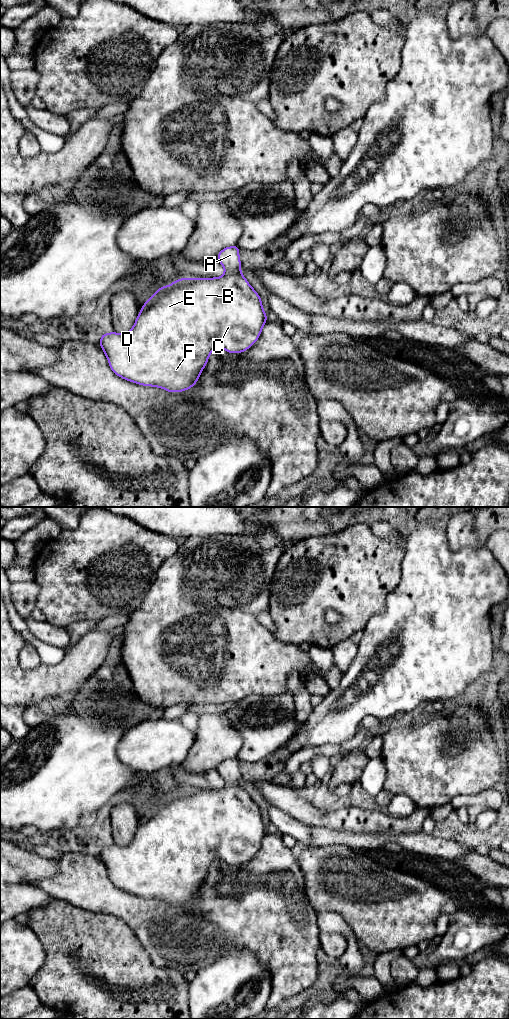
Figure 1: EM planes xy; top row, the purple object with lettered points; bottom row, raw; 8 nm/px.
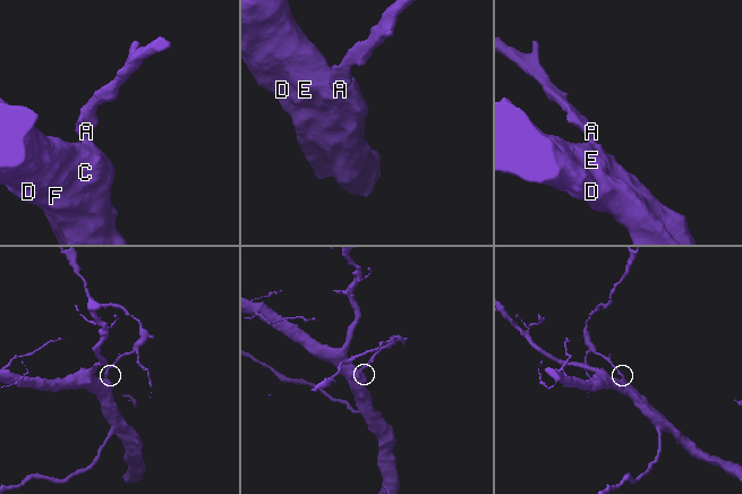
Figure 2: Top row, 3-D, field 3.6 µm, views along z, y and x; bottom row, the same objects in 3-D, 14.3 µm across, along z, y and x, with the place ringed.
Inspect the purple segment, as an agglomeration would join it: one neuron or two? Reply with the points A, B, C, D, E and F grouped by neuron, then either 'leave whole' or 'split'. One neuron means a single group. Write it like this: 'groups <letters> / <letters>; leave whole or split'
groups A B C D E F; leave whole

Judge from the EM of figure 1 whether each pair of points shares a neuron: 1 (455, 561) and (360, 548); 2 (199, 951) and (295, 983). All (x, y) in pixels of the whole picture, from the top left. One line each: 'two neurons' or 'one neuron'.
1: two neurons
2: one neuron

